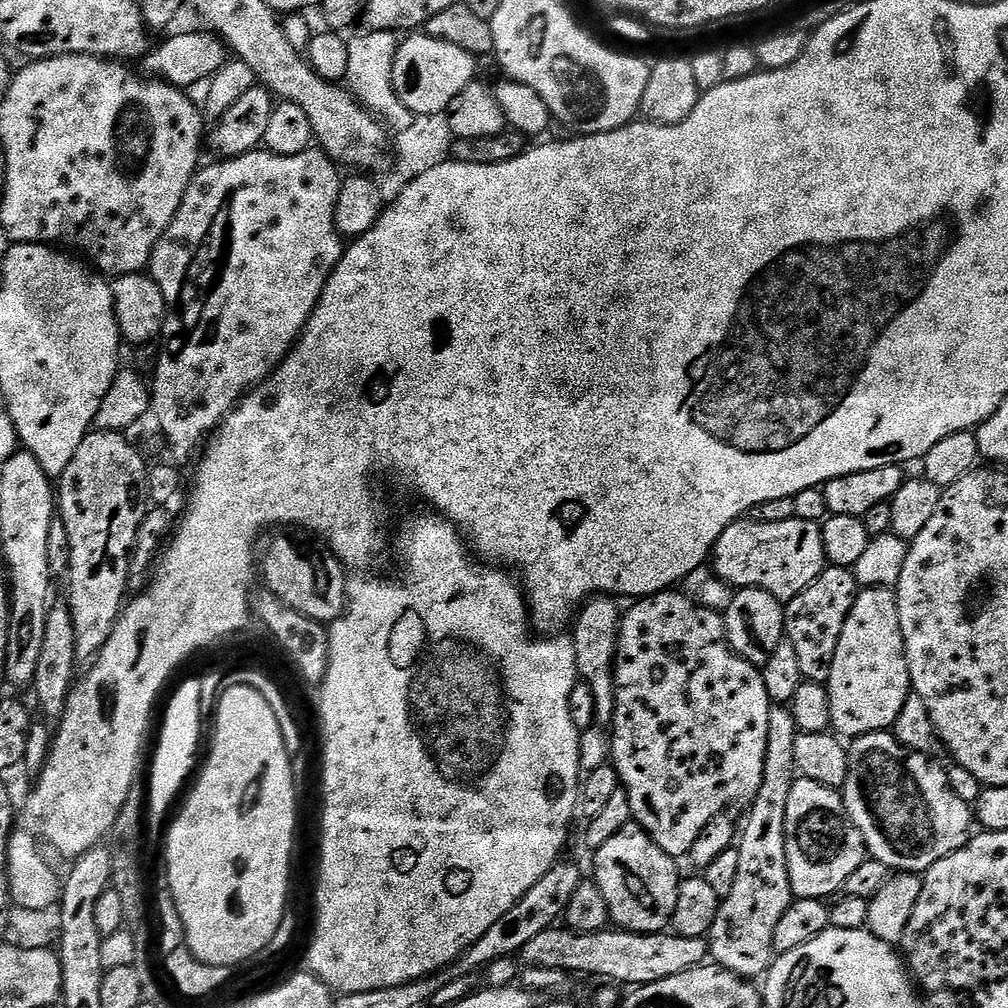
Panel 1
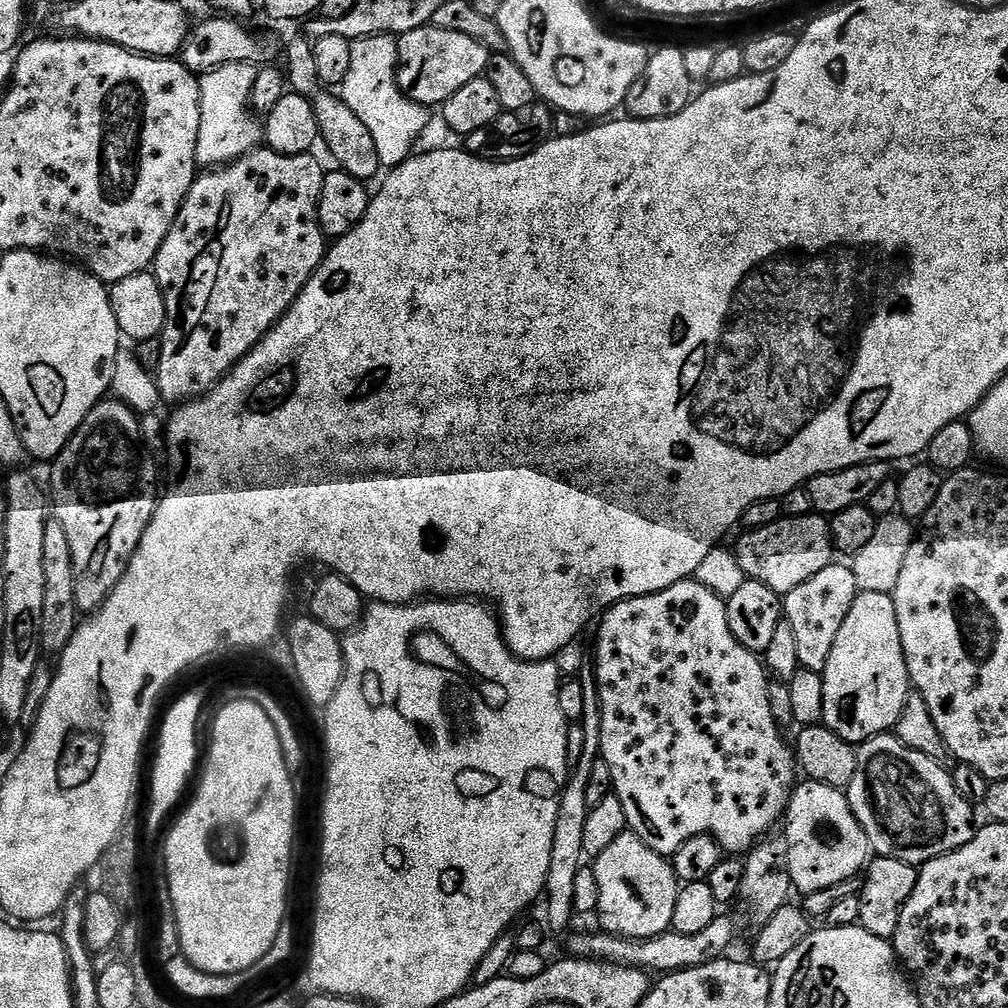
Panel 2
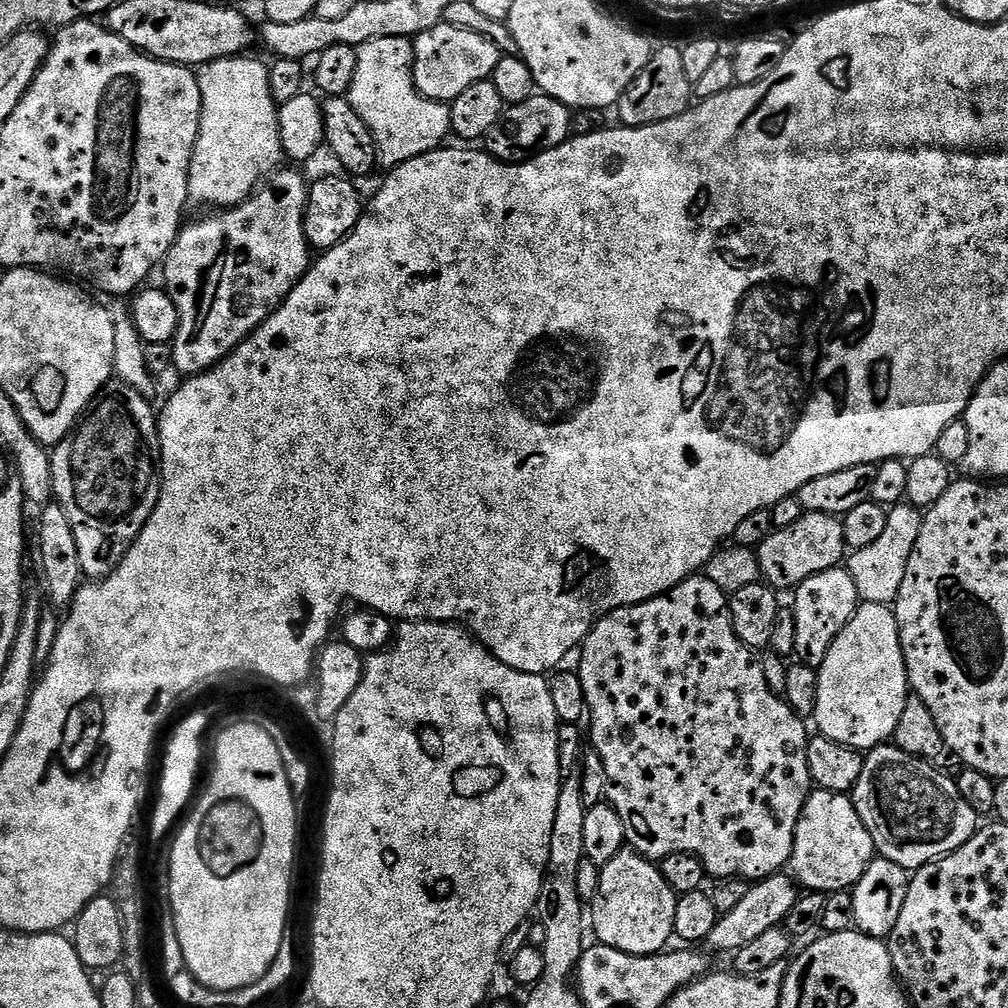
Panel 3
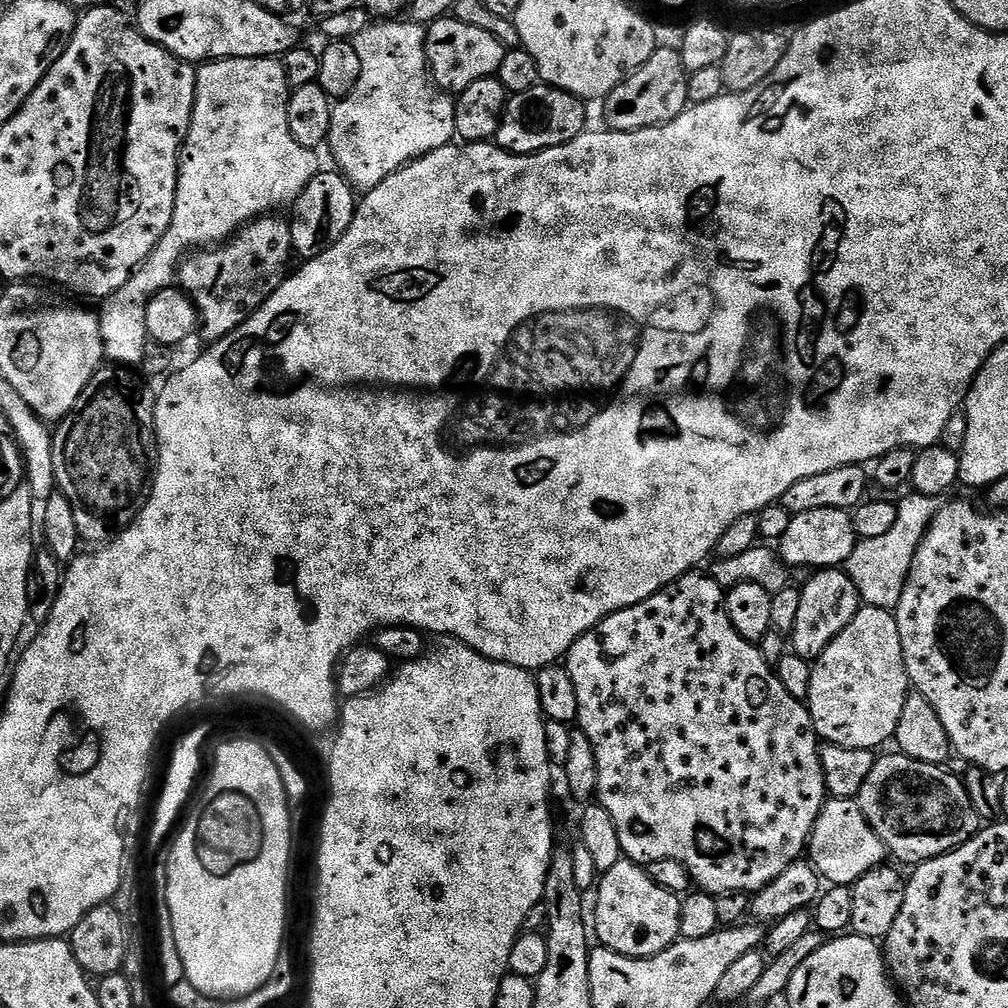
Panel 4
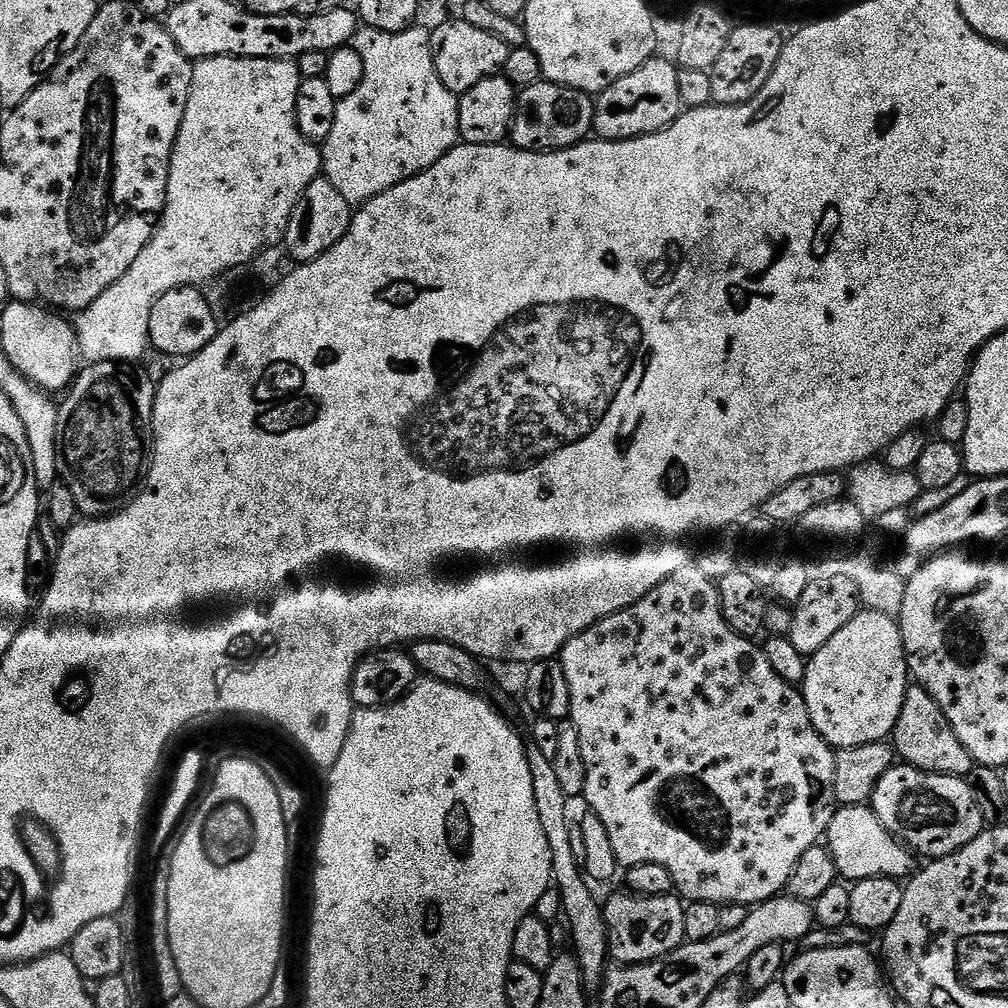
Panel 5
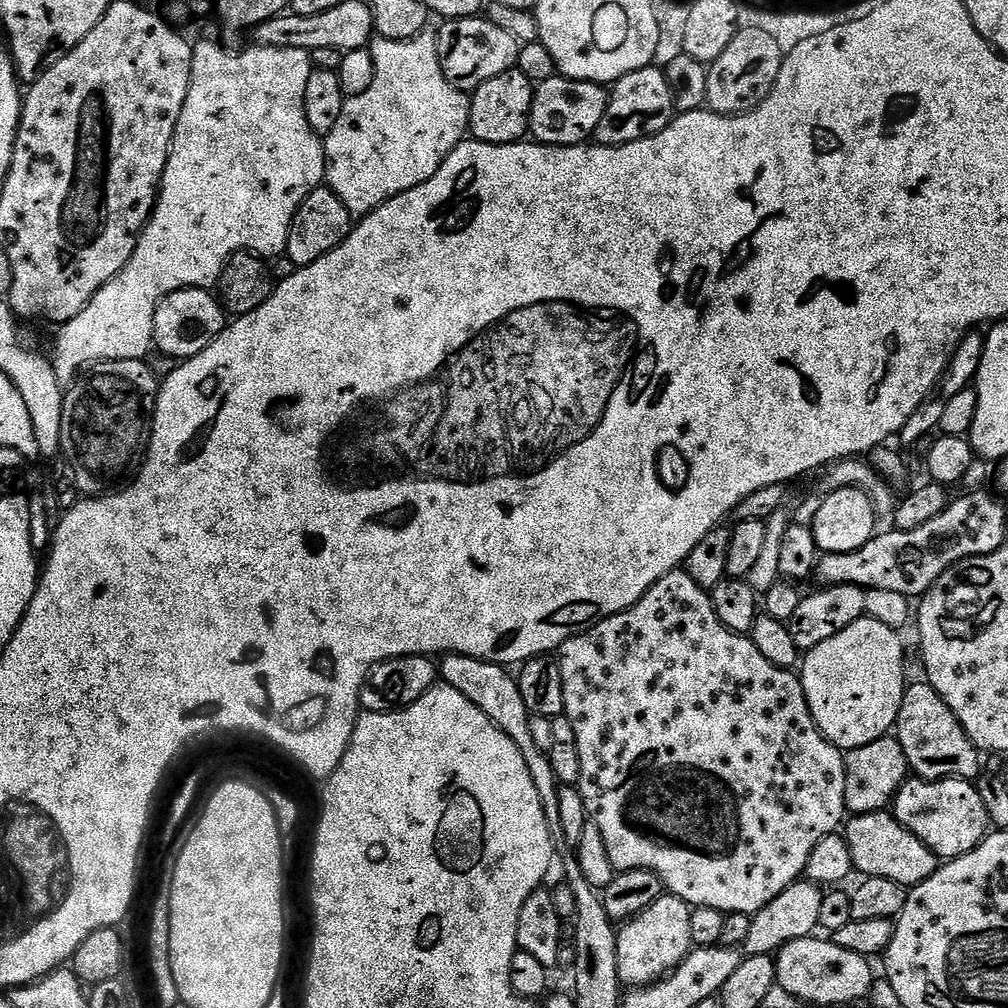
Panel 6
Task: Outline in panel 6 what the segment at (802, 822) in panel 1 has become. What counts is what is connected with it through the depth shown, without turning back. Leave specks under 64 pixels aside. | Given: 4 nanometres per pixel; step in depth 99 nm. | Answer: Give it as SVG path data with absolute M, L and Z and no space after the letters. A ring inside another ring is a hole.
M891 811L852 816L842 834L850 846L852 867L861 877L890 878L890 882L898 882L903 888L911 890L926 882L926 878L933 876L937 870L938 857L932 853L930 846L910 834L910 830L899 824Z

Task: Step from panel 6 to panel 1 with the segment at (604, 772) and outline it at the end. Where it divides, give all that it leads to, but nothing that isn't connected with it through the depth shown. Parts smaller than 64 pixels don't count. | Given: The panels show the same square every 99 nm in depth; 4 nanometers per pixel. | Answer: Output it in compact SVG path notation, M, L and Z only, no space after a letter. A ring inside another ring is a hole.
M669 590L658 592L655 596L637 599L632 609L620 617L620 637L616 651L616 709L610 725L612 754L610 763L620 776L620 783L630 798L630 810L635 823L639 824L652 841L666 854L674 858L687 857L692 851L692 844L698 838L702 826L718 814L728 812L731 804L739 800L751 802L762 786L762 776L766 766L766 742L770 730L770 710L774 707L772 699L766 694L764 673L757 665L744 660L728 644L728 635L724 629L724 618L721 613L706 606L696 604L683 591Z

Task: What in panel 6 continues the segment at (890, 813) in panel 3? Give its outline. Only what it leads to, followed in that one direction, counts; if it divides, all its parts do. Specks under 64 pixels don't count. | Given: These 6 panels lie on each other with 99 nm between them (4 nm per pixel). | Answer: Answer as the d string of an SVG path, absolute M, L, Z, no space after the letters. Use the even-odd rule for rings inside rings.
M909 778L898 790L894 801L896 820L910 834L914 834L941 861L947 862L977 848L990 831L986 806L982 806L982 798L978 798L978 790L971 780L922 780Z

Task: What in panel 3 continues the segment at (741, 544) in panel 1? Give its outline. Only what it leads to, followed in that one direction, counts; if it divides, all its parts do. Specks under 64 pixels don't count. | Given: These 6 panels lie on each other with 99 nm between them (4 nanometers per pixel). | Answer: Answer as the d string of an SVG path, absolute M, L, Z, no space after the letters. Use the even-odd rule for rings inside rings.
M805 512L794 526L777 528L755 549L760 563L760 575L773 589L794 590L806 578L822 574L822 570L837 567L845 559L846 545L842 519L830 514ZM841 559L841 560L840 560Z

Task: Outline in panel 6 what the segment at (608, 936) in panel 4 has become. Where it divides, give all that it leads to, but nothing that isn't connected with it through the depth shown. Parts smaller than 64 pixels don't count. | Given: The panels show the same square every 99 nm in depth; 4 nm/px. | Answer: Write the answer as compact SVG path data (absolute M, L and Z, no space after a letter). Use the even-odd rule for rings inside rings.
M665 894L646 906L646 910L642 910L633 920L623 921L616 934L621 985L647 986L674 971L694 948L690 938L691 917L692 908L685 900Z

